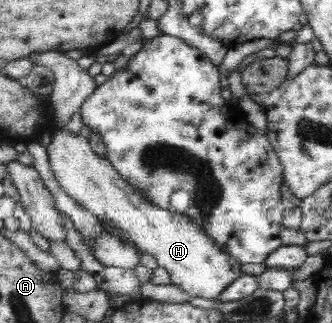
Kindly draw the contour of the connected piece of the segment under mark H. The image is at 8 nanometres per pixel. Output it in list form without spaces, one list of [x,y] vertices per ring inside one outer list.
[[[57,128],[51,132],[46,152],[51,171],[61,188],[85,210],[98,218],[108,218],[117,228],[127,232],[138,252],[152,254],[158,266],[170,274],[170,282],[184,290],[190,298],[216,301],[242,275],[240,262],[221,251],[201,227],[181,213],[161,210],[145,201],[141,193],[121,179],[105,157],[93,152],[90,142],[82,135],[73,134],[67,128]]]

